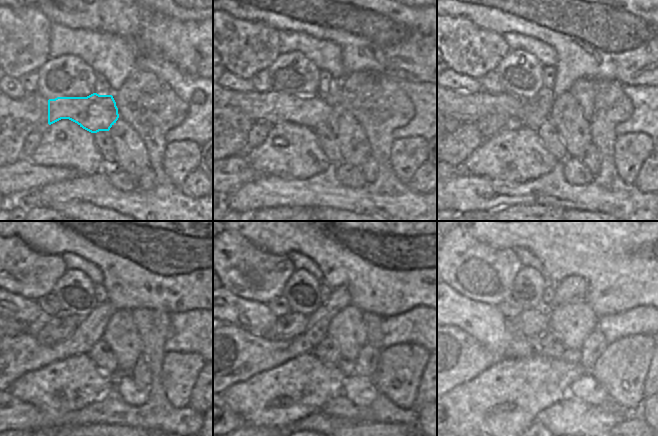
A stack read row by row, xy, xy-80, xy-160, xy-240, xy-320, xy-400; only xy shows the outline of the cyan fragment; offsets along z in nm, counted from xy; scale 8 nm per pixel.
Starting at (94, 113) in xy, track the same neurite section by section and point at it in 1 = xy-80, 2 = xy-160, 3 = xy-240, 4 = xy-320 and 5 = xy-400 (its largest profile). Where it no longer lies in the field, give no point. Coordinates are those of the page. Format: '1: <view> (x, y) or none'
1: xy-80 (312, 111)
2: xy-160 (467, 107)
3: xy-240 (9, 328)
4: none
5: none

